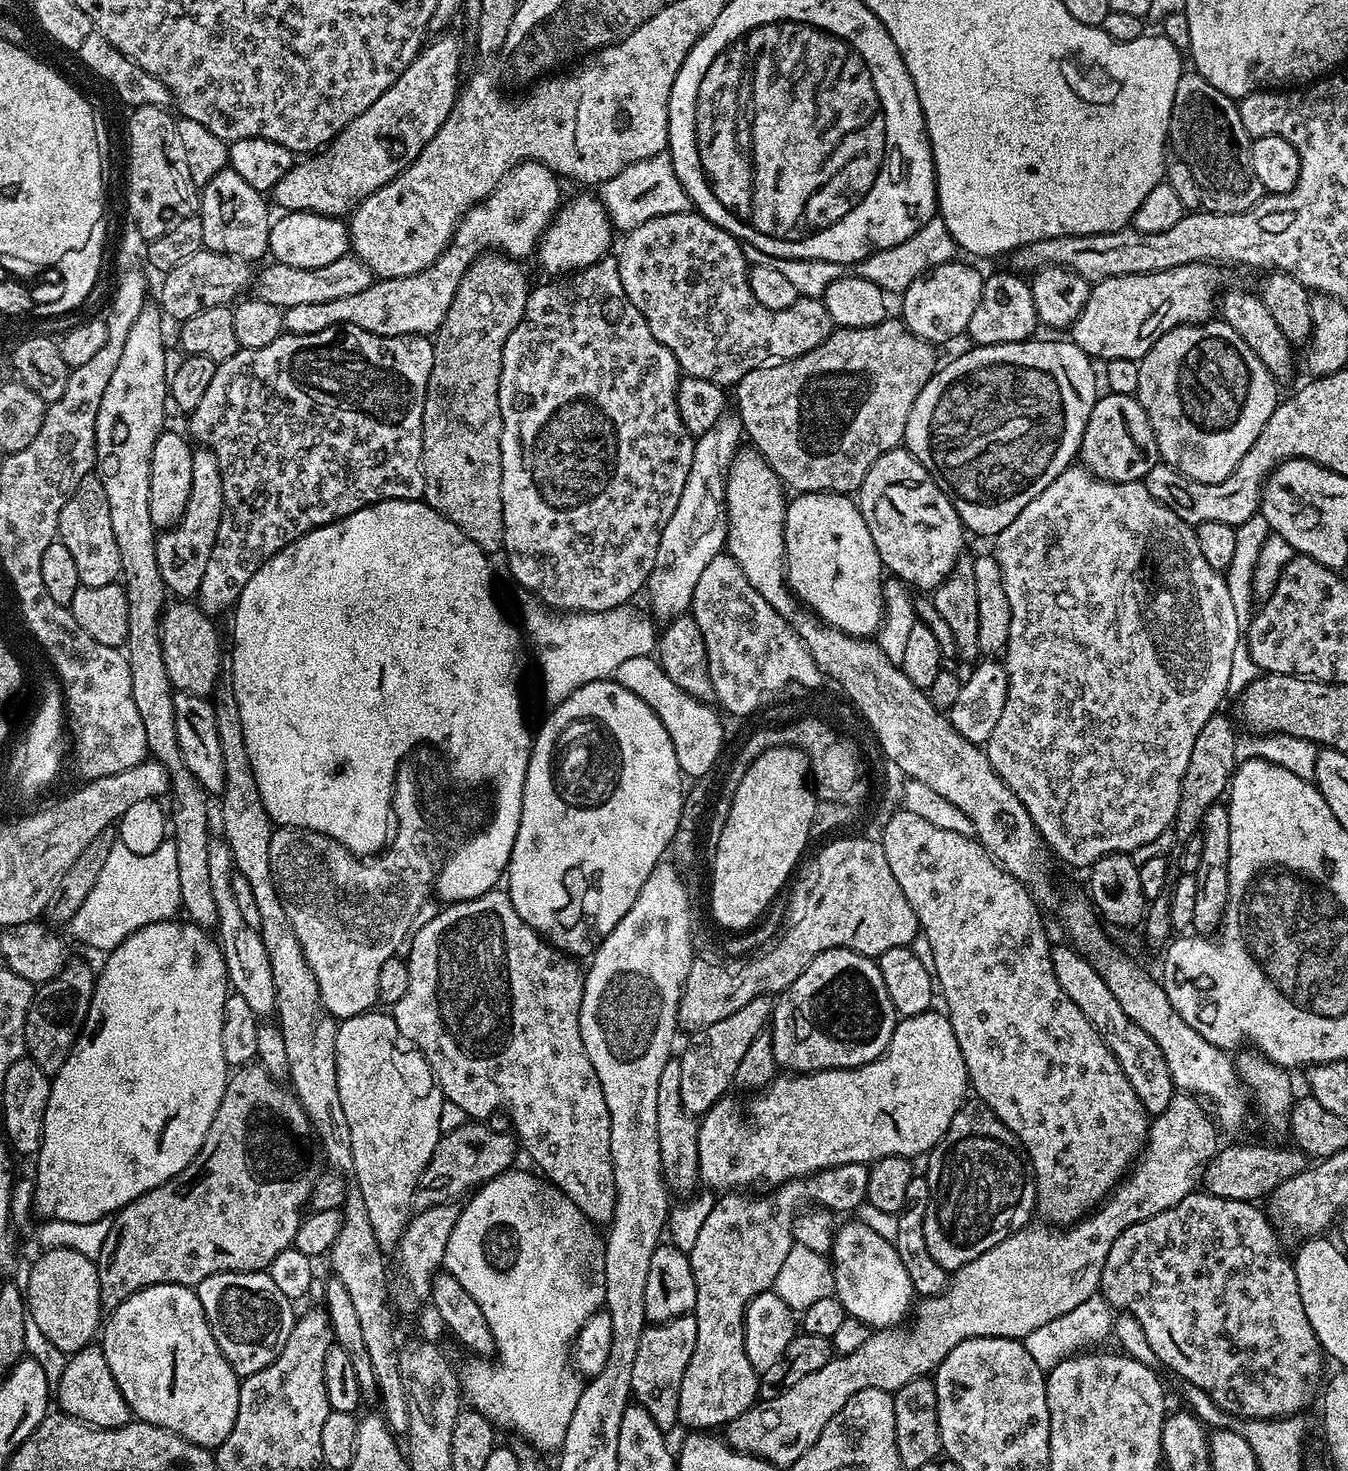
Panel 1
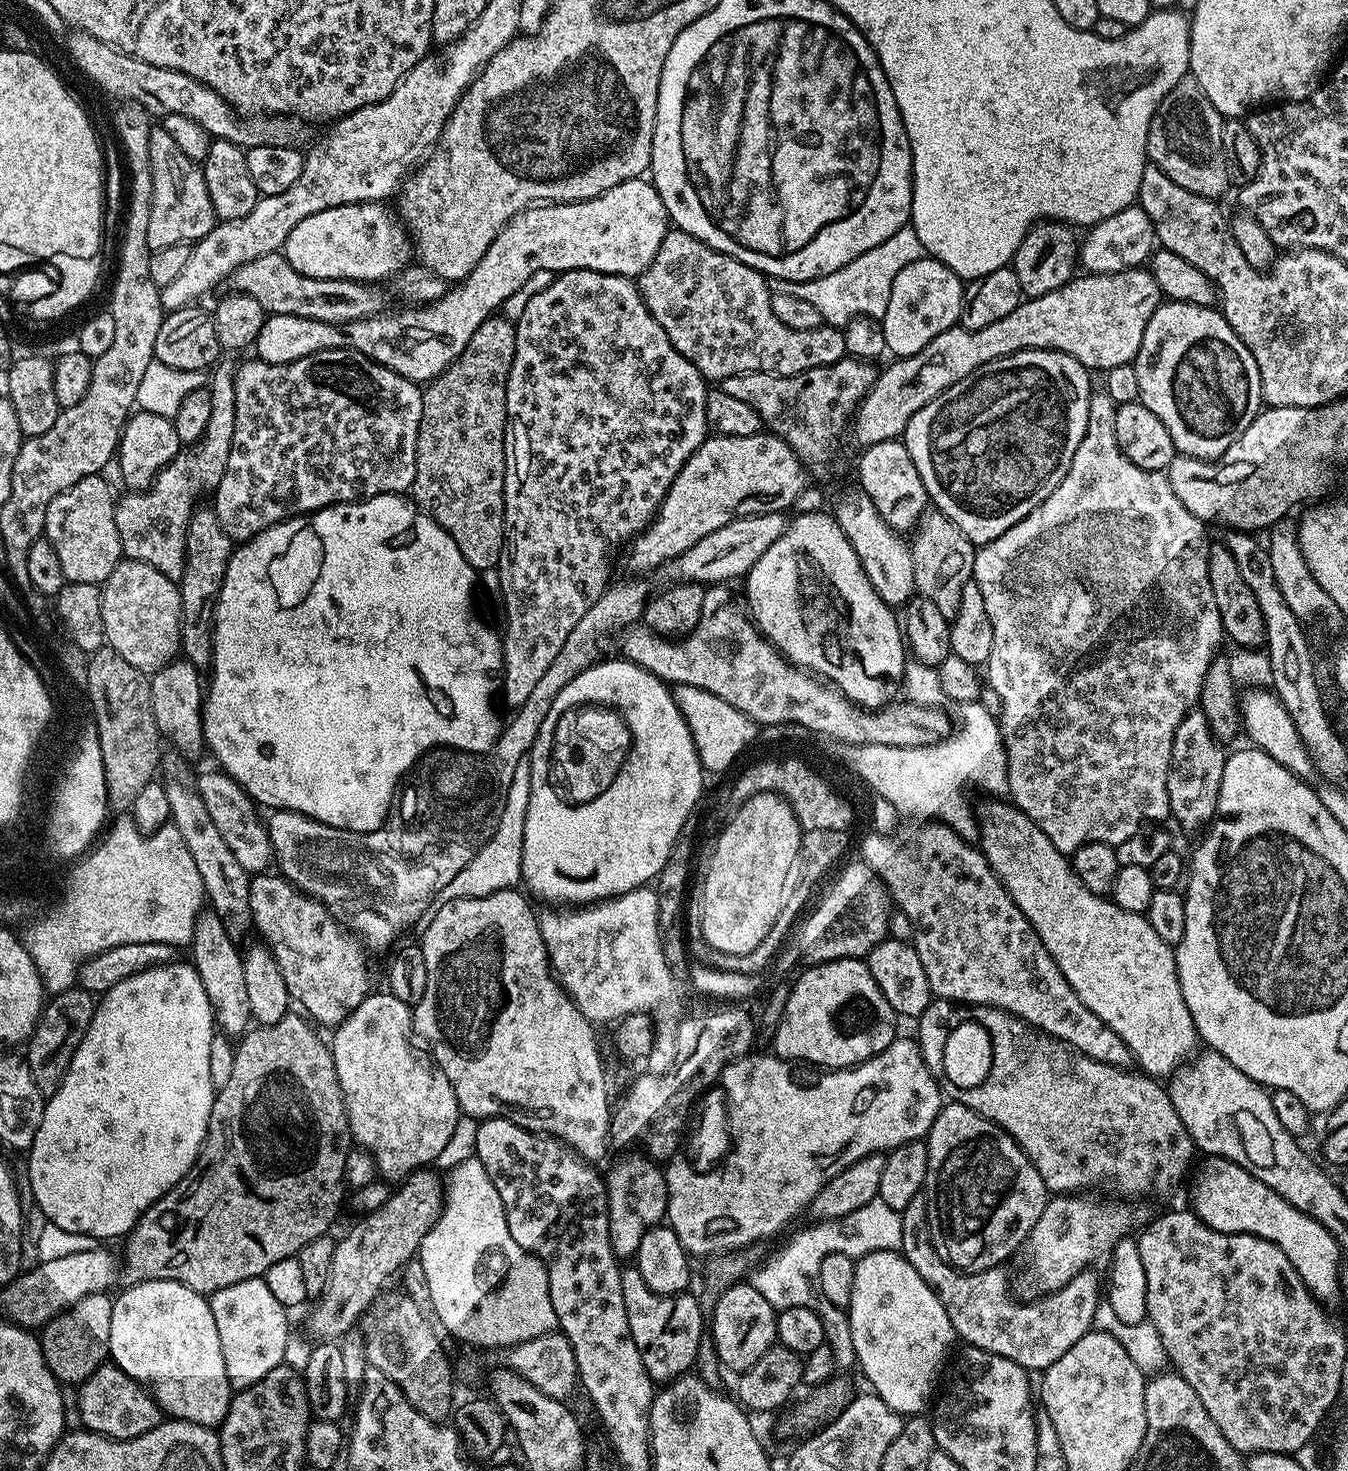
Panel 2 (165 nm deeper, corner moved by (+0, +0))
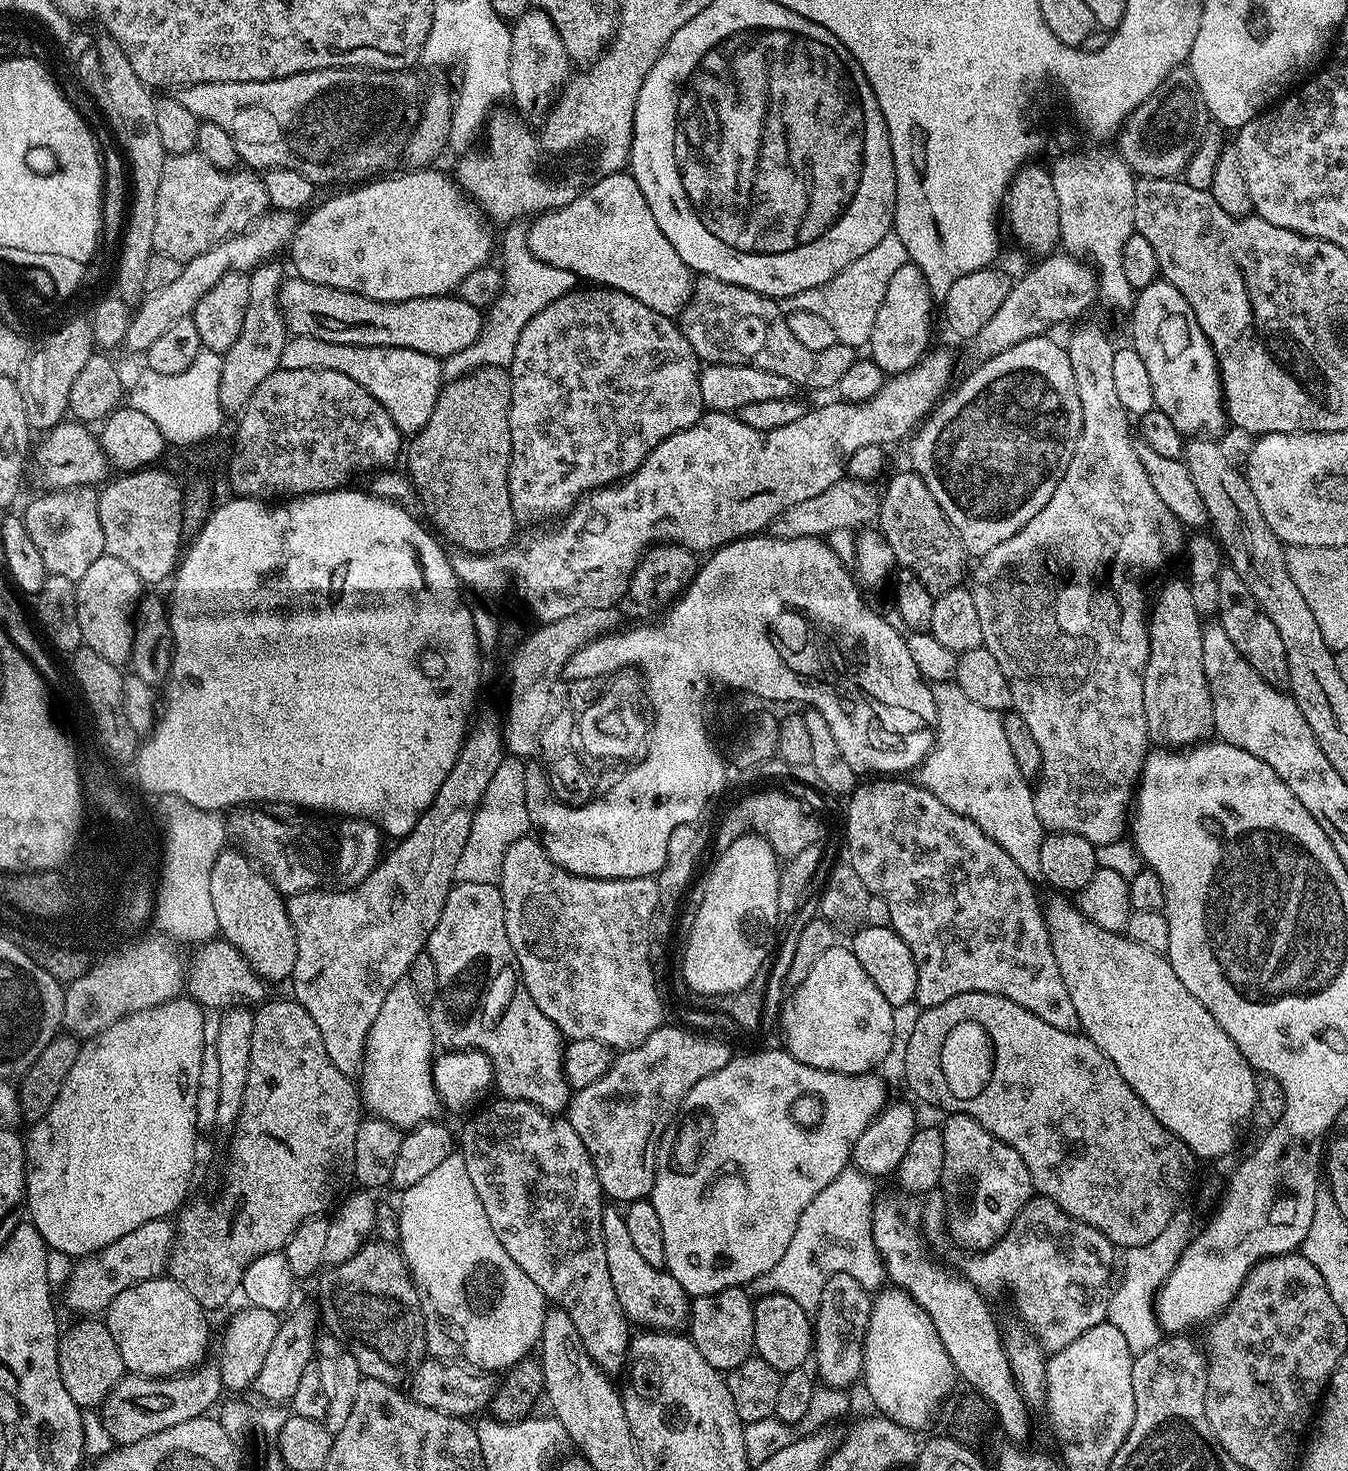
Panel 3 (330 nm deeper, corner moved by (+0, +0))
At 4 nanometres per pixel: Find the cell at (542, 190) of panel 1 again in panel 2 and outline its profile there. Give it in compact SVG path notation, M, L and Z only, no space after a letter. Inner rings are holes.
M644 178L627 180L594 198L576 200L572 204L541 202L519 212L501 230L498 238L490 242L490 250L482 254L482 262L478 262L478 266L470 270L468 277L449 287L447 294L435 300L433 304L408 306L405 307L408 308L405 312L388 310L378 316L367 316L345 324L318 322L314 318L298 318L294 314L269 315L262 330L258 330L254 356L267 364L289 364L298 362L298 358L318 354L322 350L349 348L394 370L394 374L402 374L402 378L431 382L459 358L462 350L466 350L470 338L474 338L474 330L478 330L482 322L497 315L510 298L510 294L517 292L522 282L526 282L526 278L539 272L559 274L579 268L615 276L639 277L640 273L646 270L646 266L654 262L654 254L658 254L658 246L662 246L662 238L669 230L670 221L666 206L662 206L662 198L656 187Z

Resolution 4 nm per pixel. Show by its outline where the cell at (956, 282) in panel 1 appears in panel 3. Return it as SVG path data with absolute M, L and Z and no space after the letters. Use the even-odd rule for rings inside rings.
M909 262L894 270L890 286L886 289L886 298L882 298L882 306L878 306L878 319L874 322L874 330L866 345L867 351L872 351L869 352L870 359L885 374L905 372L924 359L930 348L928 343L932 340L932 303L932 291L919 266Z

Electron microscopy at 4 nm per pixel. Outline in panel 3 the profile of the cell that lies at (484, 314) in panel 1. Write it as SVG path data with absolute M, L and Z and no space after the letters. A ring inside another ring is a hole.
M495 363L476 366L457 376L460 376L457 380L449 379L441 387L440 396L432 407L426 426L422 426L420 431L411 437L412 445L409 448L407 445L406 448L406 460L408 456L406 472L414 492L420 495L420 504L428 515L427 523L449 545L457 544L455 547L462 552L477 554L501 552L517 532L508 489L512 461L510 442L512 377L507 367L497 366Z

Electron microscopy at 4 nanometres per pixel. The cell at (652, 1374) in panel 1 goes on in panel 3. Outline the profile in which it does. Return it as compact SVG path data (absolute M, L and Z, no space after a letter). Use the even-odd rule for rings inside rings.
M612 1206L605 1207L602 1218L604 1227L604 1245L606 1246L606 1262L610 1266L610 1280L614 1282L614 1290L618 1294L618 1302L628 1315L633 1325L653 1332L679 1333L680 1328L690 1320L690 1297L686 1290L664 1268L655 1268L634 1250L634 1241L630 1239L628 1222L623 1211L615 1212Z

